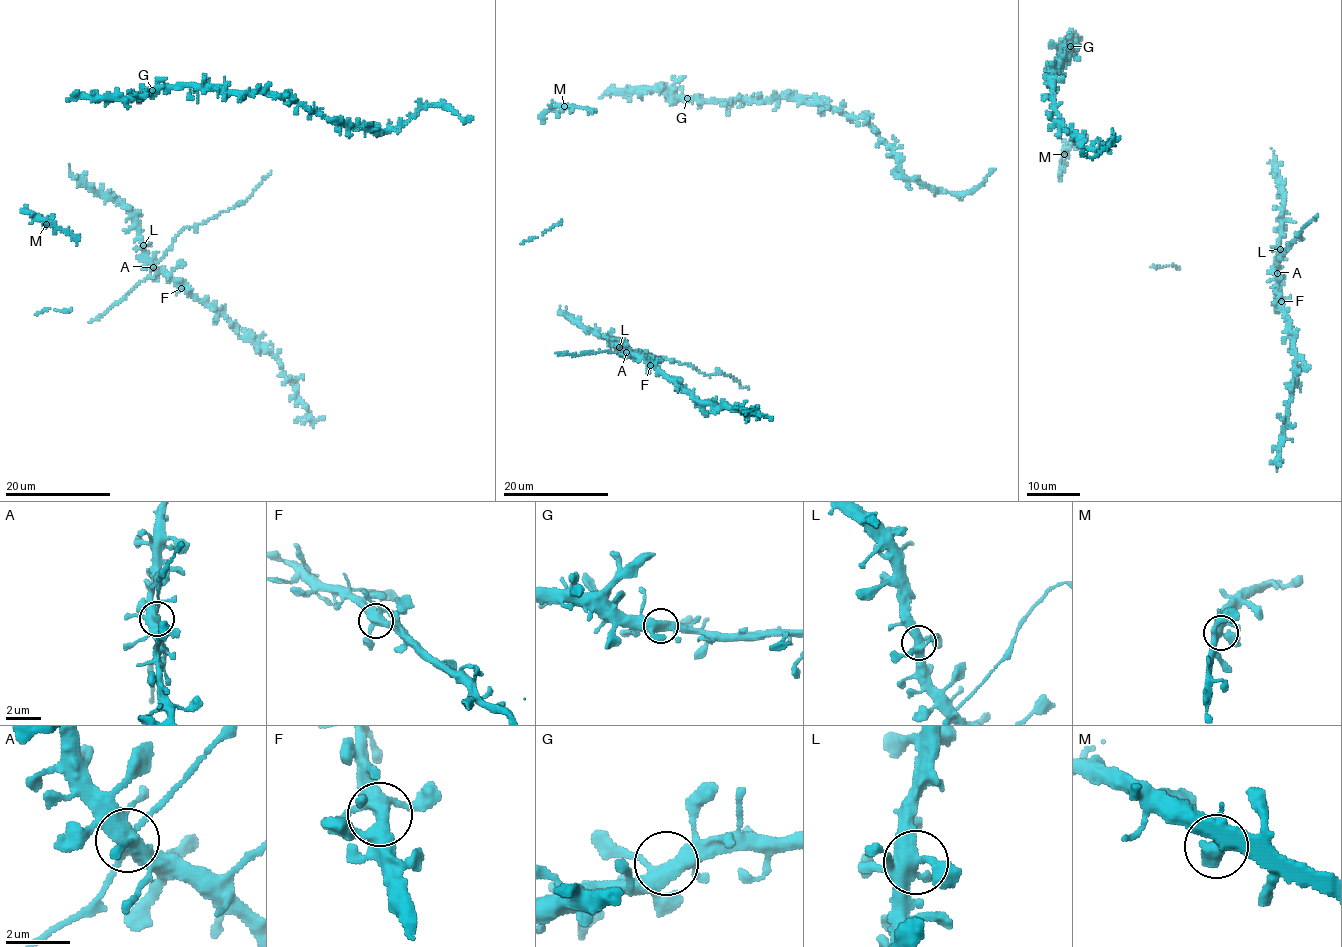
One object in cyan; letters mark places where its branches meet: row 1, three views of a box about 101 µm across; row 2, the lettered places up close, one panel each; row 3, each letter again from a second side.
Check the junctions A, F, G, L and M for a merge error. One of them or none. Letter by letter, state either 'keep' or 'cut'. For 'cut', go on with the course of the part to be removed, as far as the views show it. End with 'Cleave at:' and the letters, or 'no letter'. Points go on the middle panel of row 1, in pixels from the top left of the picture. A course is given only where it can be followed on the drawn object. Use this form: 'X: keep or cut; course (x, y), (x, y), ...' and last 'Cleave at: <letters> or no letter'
A: keep
F: keep
G: keep
L: keep
M: keep
Cleave at: no letter

